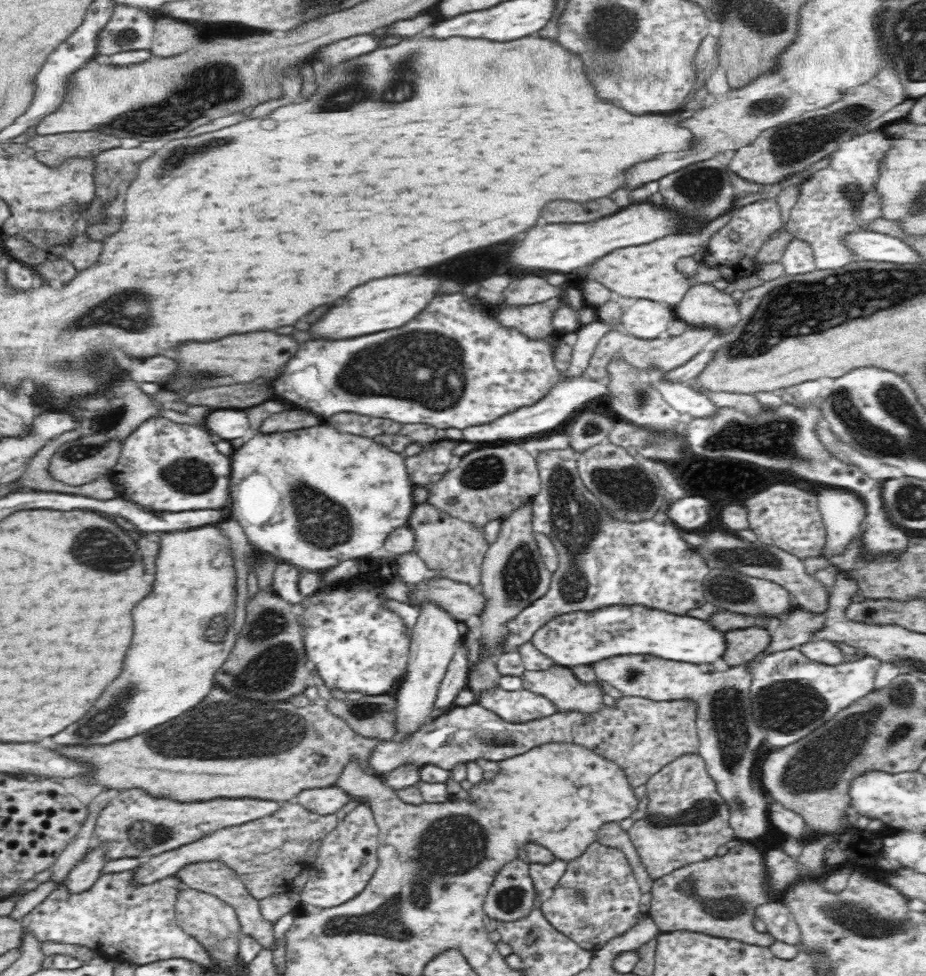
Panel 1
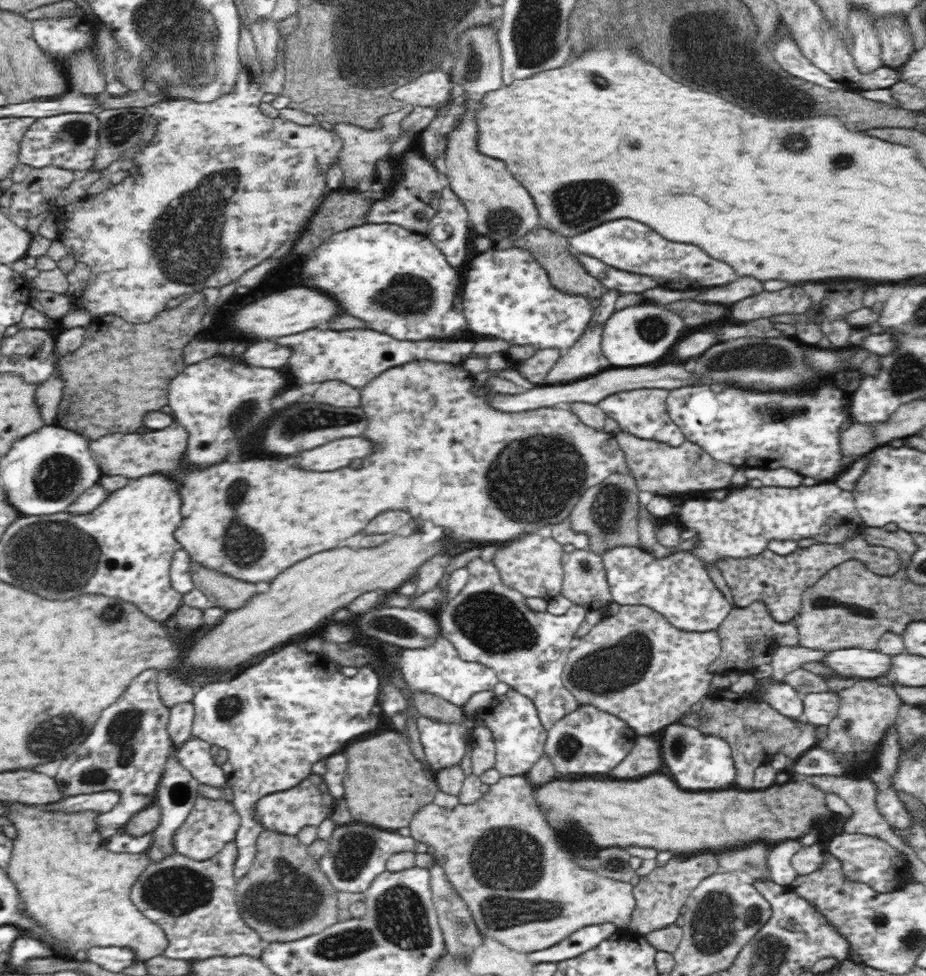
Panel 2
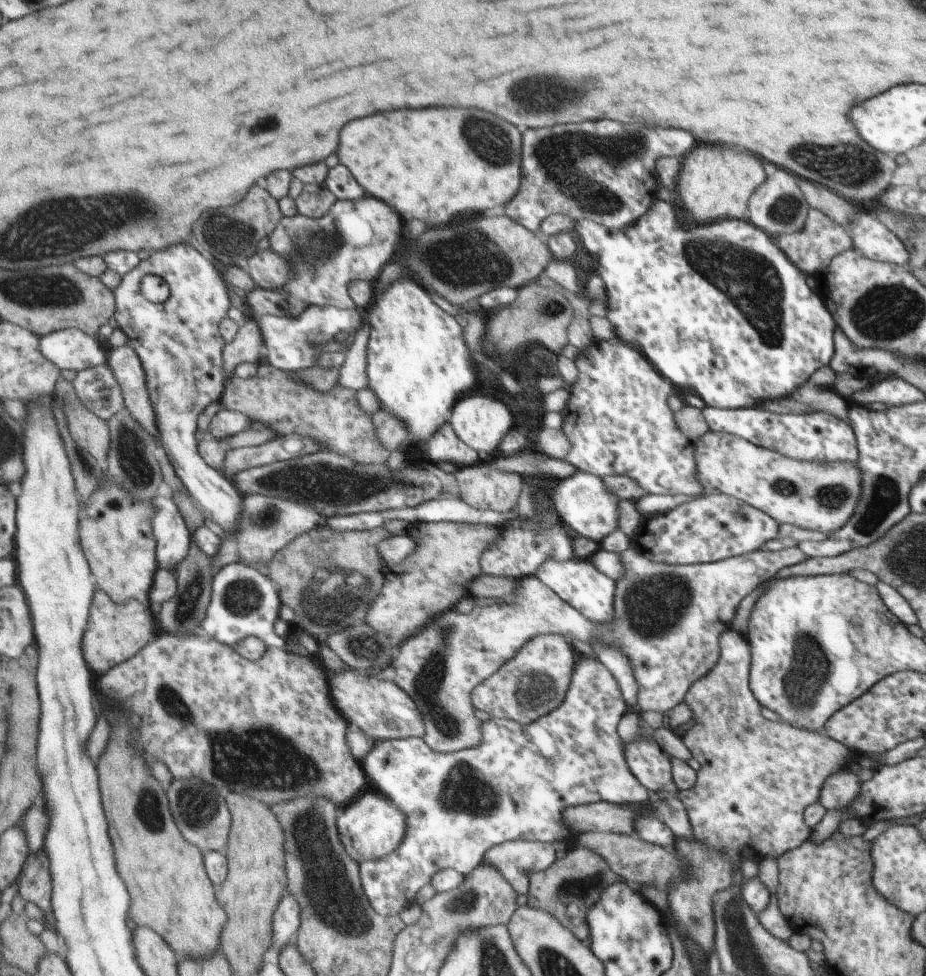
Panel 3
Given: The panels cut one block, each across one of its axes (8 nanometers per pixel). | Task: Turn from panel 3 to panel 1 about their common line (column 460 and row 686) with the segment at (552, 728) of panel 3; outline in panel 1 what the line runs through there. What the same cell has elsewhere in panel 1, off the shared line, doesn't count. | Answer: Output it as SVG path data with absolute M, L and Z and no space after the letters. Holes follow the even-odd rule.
M798 648L764 653L744 663L752 675L753 715L766 734L766 748L778 750L792 745L834 718L840 710L865 697L874 689L876 671L881 664L879 658L868 656L860 661L830 666L810 660Z

